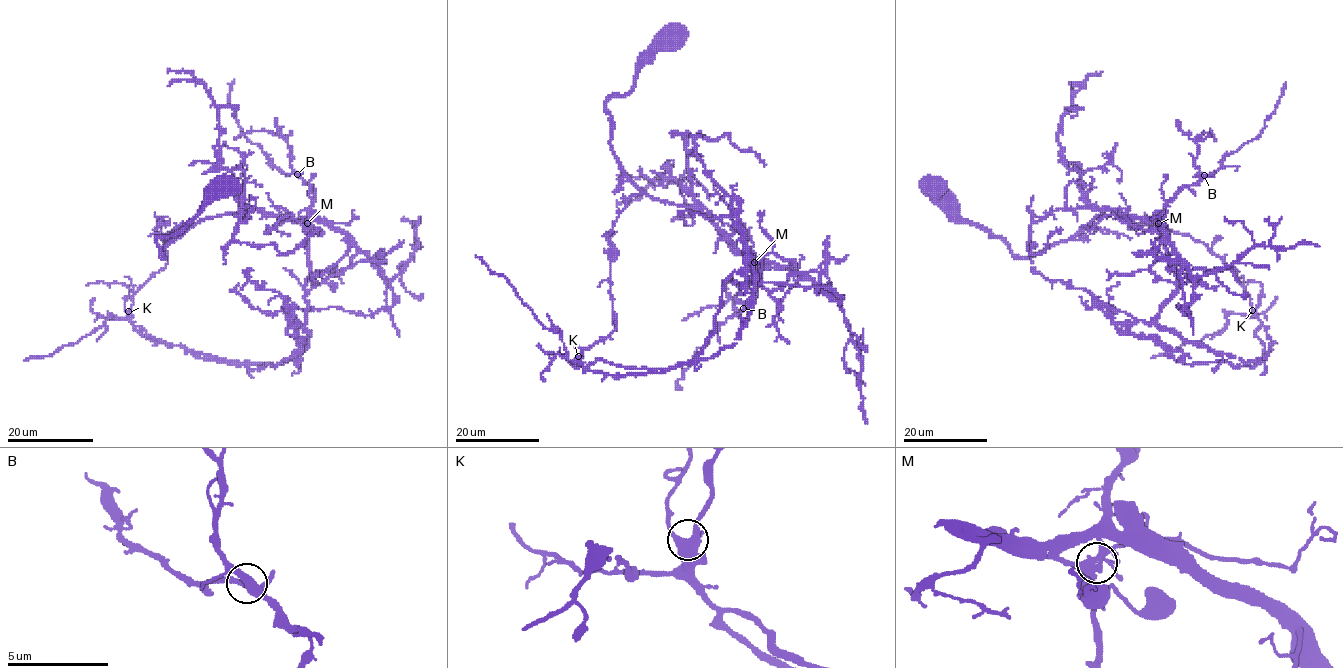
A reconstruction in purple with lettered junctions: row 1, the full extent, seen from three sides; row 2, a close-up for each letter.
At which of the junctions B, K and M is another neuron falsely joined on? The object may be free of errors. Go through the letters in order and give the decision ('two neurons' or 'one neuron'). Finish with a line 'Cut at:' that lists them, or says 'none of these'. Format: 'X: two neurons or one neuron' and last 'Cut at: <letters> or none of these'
B: one neuron
K: one neuron
M: two neurons
Cut at: M

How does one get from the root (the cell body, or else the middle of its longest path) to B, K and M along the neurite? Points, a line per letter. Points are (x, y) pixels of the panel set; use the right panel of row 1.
B: (933, 188), (963, 218), (1002, 238), (1013, 254), (1032, 257), (1072, 238), (1104, 211), (1151, 219), (1204, 175)
K: (933, 188), (1023, 257), (1104, 211), (1150, 219), (1177, 292), (1129, 330), (1181, 362), (1252, 367), (1252, 310)
M: (933, 188), (963, 218), (981, 225), (1023, 257), (1072, 238), (1104, 211), (1158, 224)

